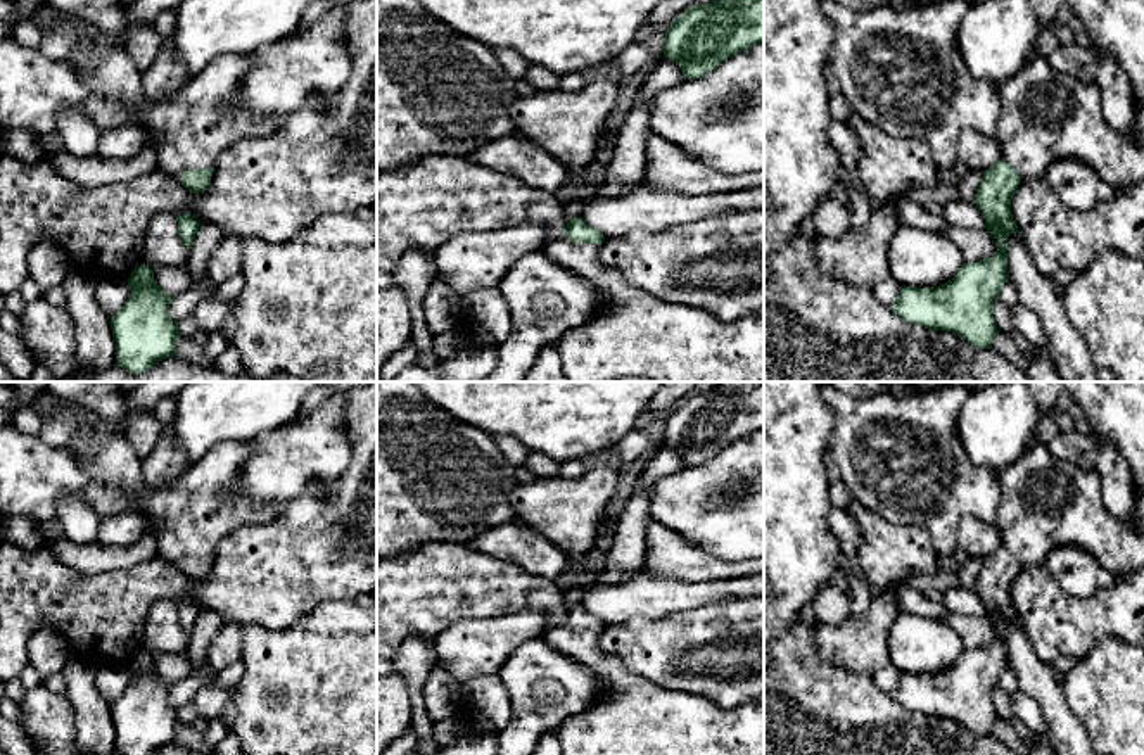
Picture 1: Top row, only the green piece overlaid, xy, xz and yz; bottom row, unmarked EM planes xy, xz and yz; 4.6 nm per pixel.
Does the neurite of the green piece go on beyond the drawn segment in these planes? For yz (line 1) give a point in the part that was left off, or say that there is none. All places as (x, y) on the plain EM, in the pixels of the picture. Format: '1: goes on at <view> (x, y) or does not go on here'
1: goes on at yz (1046, 503)

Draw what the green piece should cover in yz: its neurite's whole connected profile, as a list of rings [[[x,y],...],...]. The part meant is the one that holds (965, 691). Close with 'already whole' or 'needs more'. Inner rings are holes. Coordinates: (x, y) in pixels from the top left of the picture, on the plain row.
[[[1035,442],[999,470],[1001,546],[983,558],[975,591],[995,625],[992,644],[964,650],[944,672],[900,674],[892,698],[909,712],[952,719],[976,736],[992,736],[997,722],[994,689],[1009,667],[1007,624],[1020,620],[1011,584],[1025,565],[1044,565],[1054,548],[1078,546],[1115,577],[1144,567],[1144,534],[1108,511],[1094,470],[1056,458]]]; needs more

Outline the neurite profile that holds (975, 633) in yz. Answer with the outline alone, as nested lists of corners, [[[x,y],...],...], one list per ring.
[[[947,612],[945,615],[938,617],[938,620],[956,631],[956,634],[963,641],[964,650],[988,646],[997,638],[995,625],[988,620],[987,615],[969,617]]]

